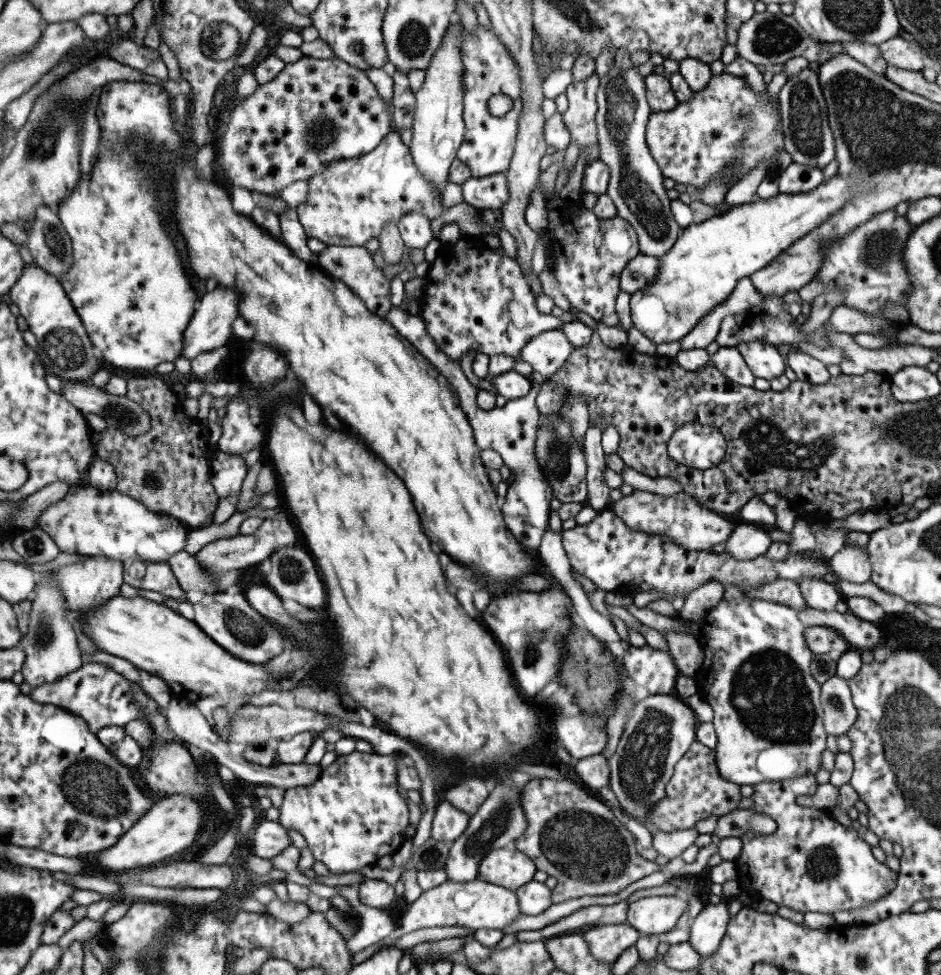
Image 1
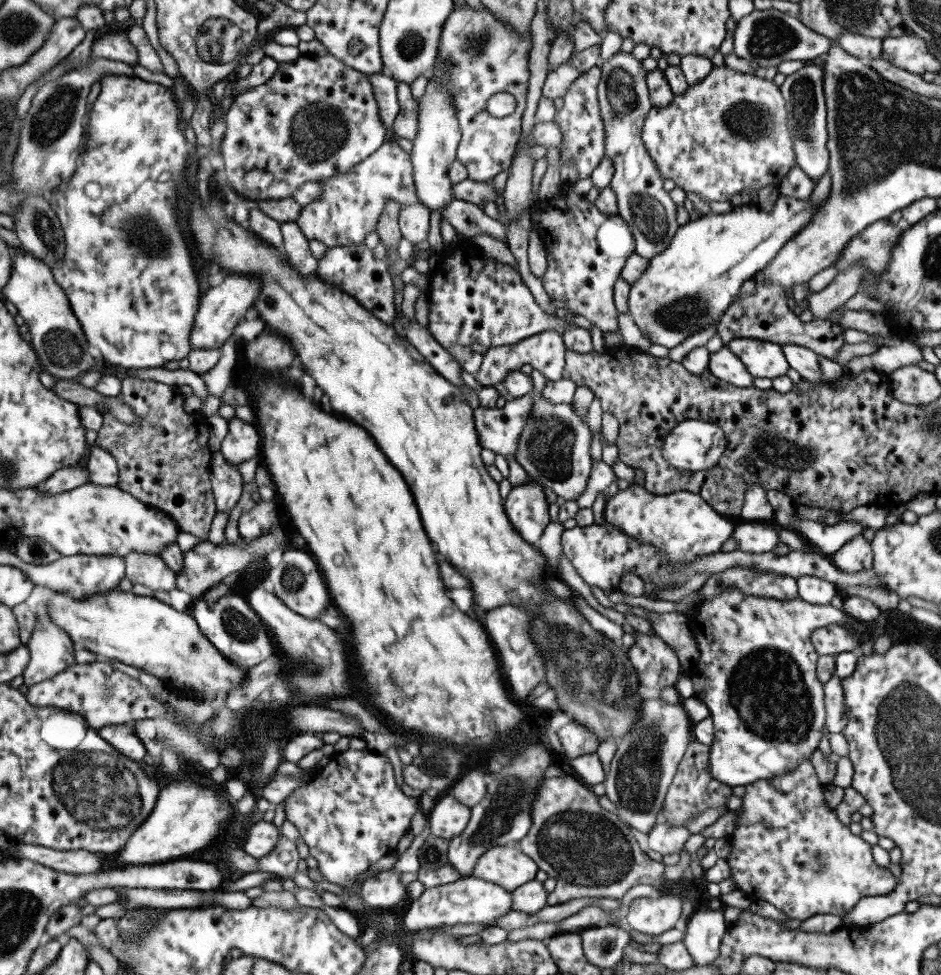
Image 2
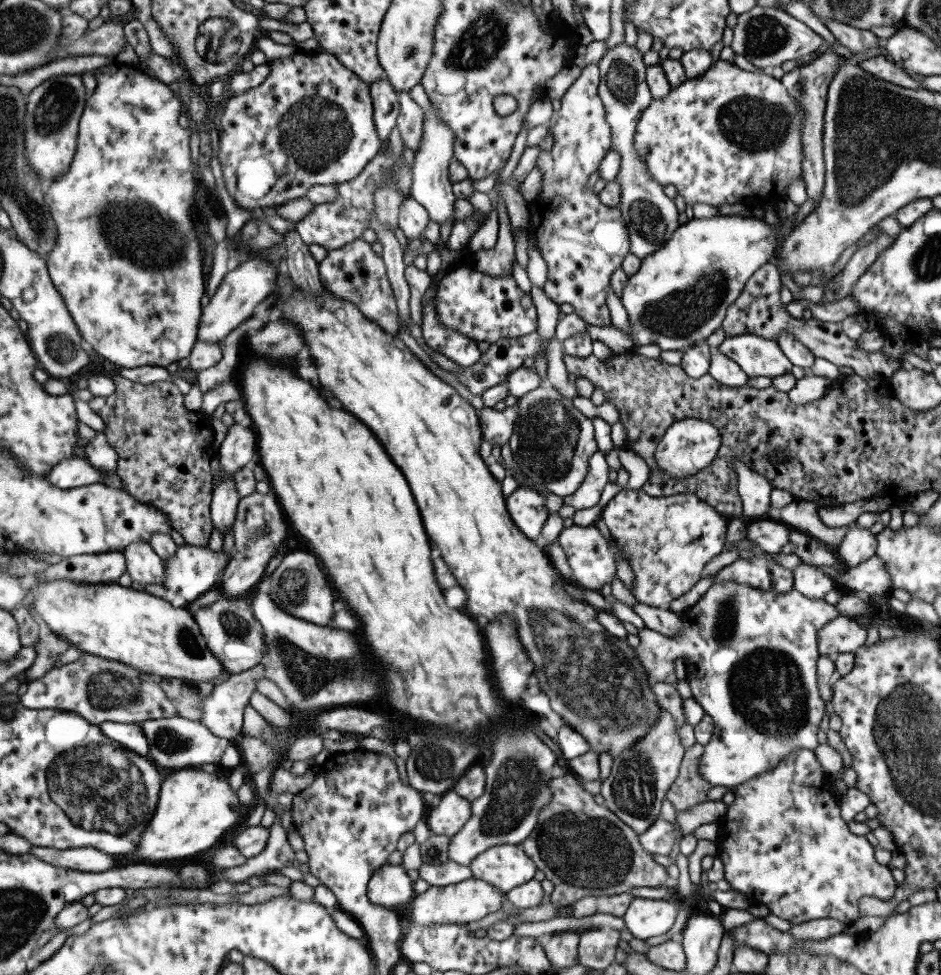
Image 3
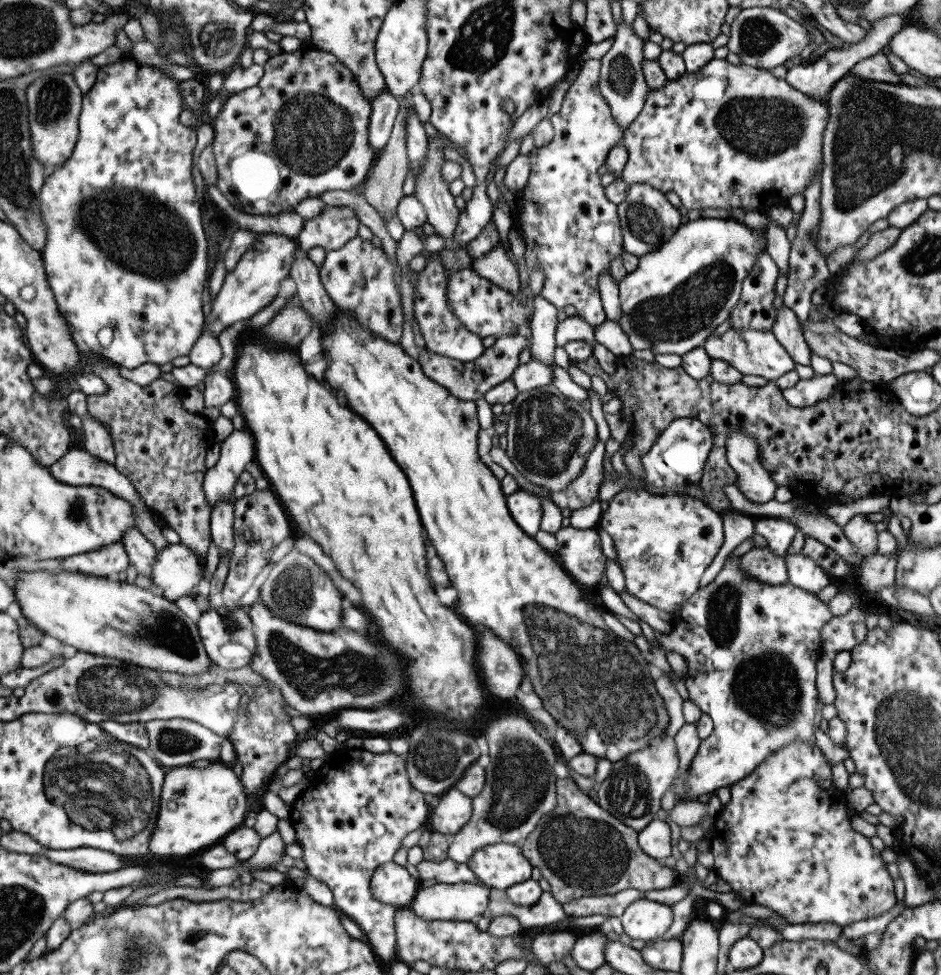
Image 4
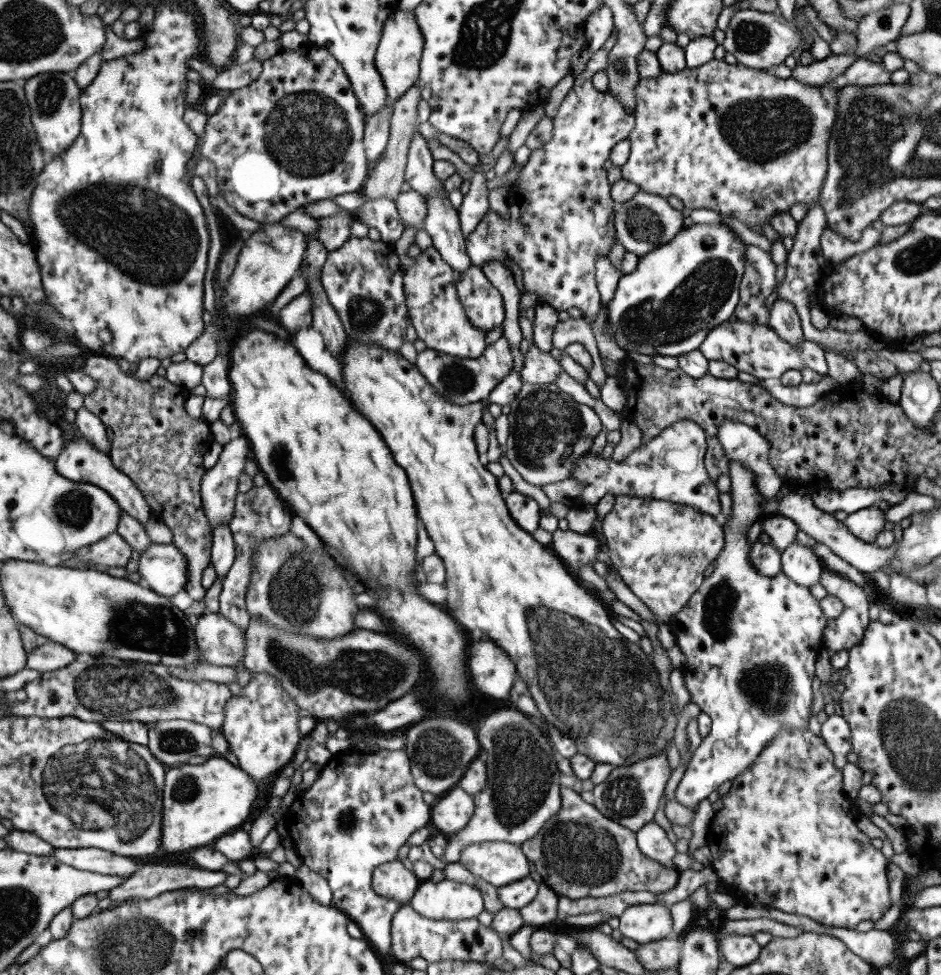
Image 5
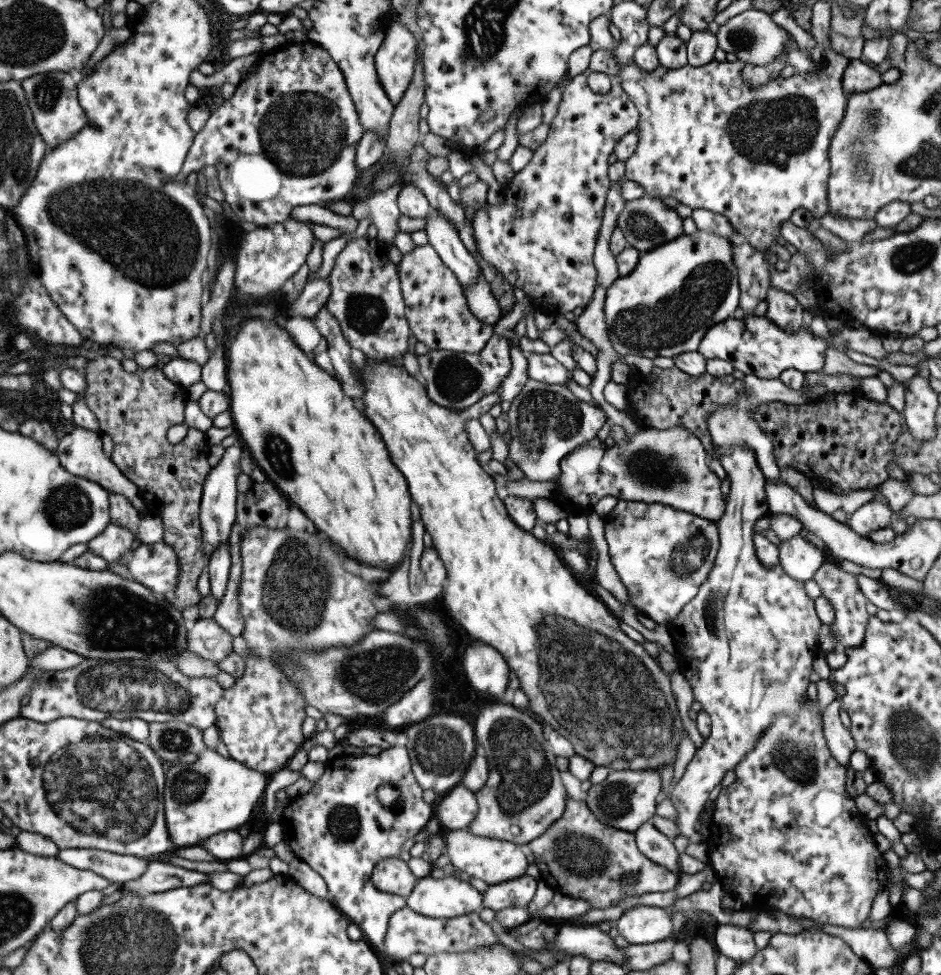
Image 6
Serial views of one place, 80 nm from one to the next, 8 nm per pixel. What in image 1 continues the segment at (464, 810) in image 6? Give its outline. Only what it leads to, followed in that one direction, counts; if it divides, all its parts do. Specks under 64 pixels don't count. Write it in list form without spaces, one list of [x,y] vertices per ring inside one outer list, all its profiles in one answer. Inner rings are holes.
[[[442,801],[434,810],[430,838],[451,843],[465,831],[469,817],[464,812],[453,808],[447,801]]]

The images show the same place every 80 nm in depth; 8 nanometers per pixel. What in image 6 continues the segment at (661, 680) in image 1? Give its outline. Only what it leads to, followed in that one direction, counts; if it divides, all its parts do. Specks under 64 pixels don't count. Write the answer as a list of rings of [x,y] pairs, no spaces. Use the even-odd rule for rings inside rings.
[[[742,446],[721,447],[719,452],[721,452],[719,453],[719,461],[725,471],[729,484],[724,513],[716,523],[719,539],[718,551],[716,552],[714,564],[709,569],[705,580],[699,585],[696,595],[676,614],[676,618],[668,623],[669,626],[676,627],[676,631],[679,634],[675,637],[675,641],[677,643],[677,650],[679,651],[677,653],[677,658],[680,672],[689,683],[689,687],[691,687],[693,701],[701,705],[701,709],[710,719],[710,734],[703,739],[701,747],[696,748],[692,760],[687,764],[685,772],[683,772],[681,778],[672,786],[673,789],[668,797],[677,811],[675,824],[679,830],[679,834],[685,836],[688,840],[693,840],[695,837],[696,825],[698,824],[701,811],[703,811],[706,801],[708,800],[707,795],[709,792],[713,790],[714,786],[717,786],[717,784],[720,783],[725,772],[734,771],[735,767],[737,767],[737,763],[739,763],[739,761],[741,761],[749,751],[755,749],[759,737],[769,729],[773,717],[779,715],[779,713],[781,713],[781,715],[787,715],[789,719],[795,719],[795,717],[797,717],[797,710],[801,707],[801,703],[803,703],[803,699],[805,699],[807,686],[809,686],[809,674],[811,674],[812,671],[813,659],[821,652],[821,648],[818,644],[817,633],[822,627],[822,622],[819,620],[819,617],[815,612],[814,600],[807,597],[807,594],[805,594],[803,582],[799,582],[794,578],[787,576],[778,564],[765,568],[757,560],[752,543],[752,528],[755,522],[757,522],[757,519],[769,515],[769,510],[767,499],[765,498],[765,492],[763,492],[763,485],[765,485],[766,480],[756,465],[754,454],[748,448],[743,448]]]

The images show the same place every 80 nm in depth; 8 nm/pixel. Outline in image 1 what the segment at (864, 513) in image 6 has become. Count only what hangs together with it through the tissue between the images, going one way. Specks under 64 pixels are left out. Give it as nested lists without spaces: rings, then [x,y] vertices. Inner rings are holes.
[[[843,547],[827,560],[830,572],[839,580],[863,584],[870,580],[868,554],[861,547]]]

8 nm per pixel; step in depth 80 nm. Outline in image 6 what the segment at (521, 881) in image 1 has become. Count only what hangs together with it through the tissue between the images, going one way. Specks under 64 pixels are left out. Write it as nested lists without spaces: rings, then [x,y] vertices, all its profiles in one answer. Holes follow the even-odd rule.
[[[466,829],[453,831],[441,830],[438,834],[444,840],[444,852],[447,853],[450,864],[462,871],[464,875],[479,878],[487,885],[503,881],[511,881],[525,874],[527,858],[523,847],[514,842],[493,839],[491,837],[477,837]]]

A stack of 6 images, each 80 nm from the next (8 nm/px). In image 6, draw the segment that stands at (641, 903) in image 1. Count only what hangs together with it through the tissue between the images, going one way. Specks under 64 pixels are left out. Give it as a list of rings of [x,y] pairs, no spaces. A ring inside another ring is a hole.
[[[634,905],[616,919],[618,935],[630,945],[654,943],[673,937],[672,922],[667,909]]]

